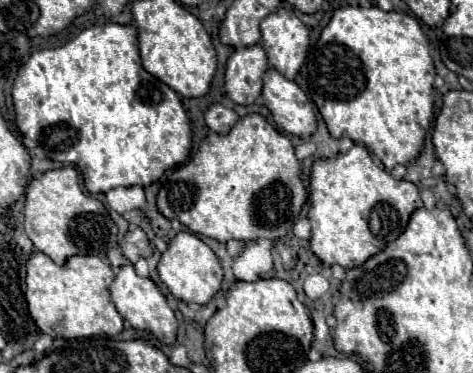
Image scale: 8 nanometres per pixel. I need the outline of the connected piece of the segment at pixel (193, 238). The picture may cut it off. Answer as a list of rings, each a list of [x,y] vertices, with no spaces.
[[[178,232],[176,238],[168,244],[168,250],[162,254],[158,262],[160,280],[172,292],[174,298],[188,302],[206,304],[214,298],[222,284],[222,266],[216,254],[192,232]]]

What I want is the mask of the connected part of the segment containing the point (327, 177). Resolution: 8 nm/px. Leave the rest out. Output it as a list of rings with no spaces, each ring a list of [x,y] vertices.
[[[354,144],[346,154],[314,162],[308,204],[312,252],[328,266],[340,264],[350,270],[362,266],[370,256],[384,250],[388,242],[396,240],[404,232],[410,214],[422,206],[422,200],[412,182],[394,180],[372,160],[364,146]]]

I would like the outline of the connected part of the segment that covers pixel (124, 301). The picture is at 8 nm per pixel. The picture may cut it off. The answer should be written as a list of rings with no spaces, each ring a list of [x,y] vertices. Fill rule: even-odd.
[[[126,264],[120,268],[118,276],[114,278],[110,286],[112,302],[116,304],[116,310],[124,316],[126,322],[130,322],[136,330],[152,330],[152,334],[162,342],[162,344],[174,344],[176,340],[176,330],[178,330],[178,320],[174,310],[168,306],[164,294],[160,288],[144,276],[138,276],[132,264]]]

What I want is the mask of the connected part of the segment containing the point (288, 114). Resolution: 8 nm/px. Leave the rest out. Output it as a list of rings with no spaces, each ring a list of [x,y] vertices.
[[[276,68],[266,70],[262,96],[274,116],[274,122],[284,132],[294,136],[310,136],[316,132],[312,102],[296,82],[284,78]]]

